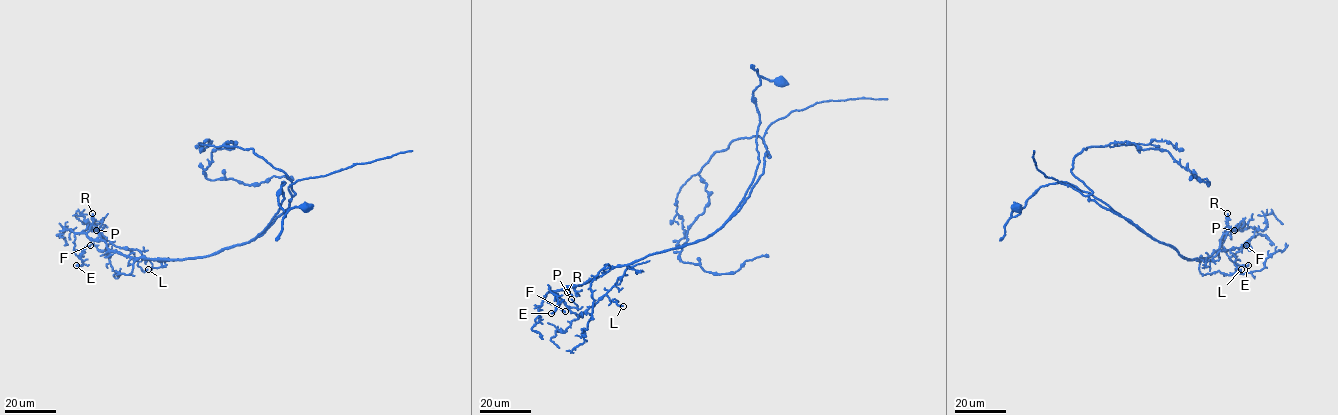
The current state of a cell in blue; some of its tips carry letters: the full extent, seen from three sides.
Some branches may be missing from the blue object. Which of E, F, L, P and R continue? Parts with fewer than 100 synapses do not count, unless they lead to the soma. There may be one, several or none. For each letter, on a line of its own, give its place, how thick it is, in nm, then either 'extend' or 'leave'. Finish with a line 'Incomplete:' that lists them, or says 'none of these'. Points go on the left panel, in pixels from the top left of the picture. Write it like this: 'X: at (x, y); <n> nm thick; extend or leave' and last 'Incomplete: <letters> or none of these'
E: at (76, 265); 200 nm thick; leave
F: at (90, 245); 130 nm thick; leave
L: at (148, 269); 180 nm thick; leave
P: at (96, 230); 100 nm thick; leave
R: at (92, 213); 110 nm thick; leave
Incomplete: none of these

